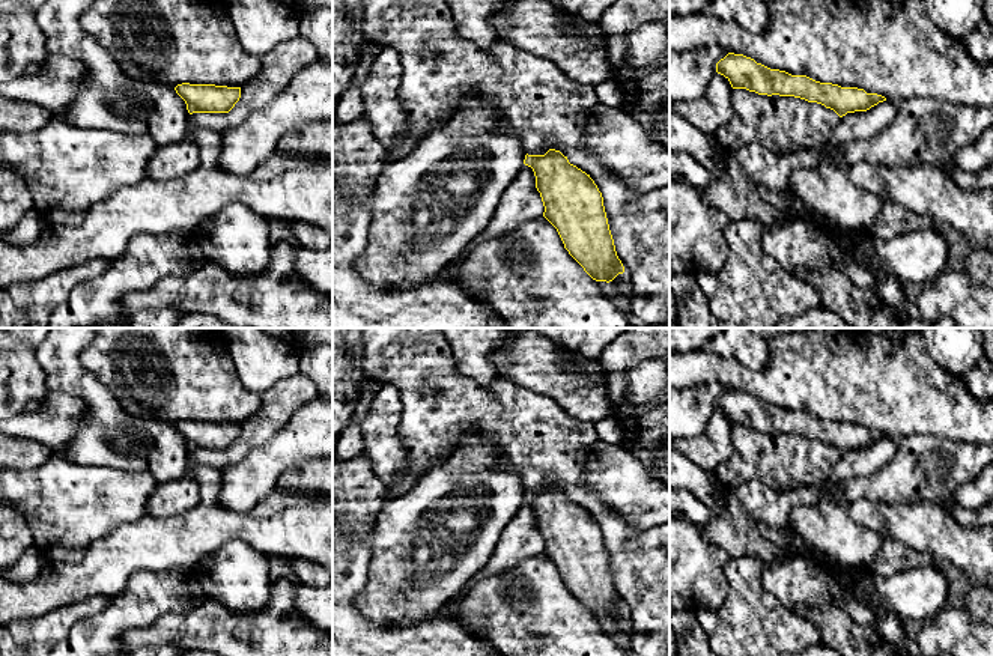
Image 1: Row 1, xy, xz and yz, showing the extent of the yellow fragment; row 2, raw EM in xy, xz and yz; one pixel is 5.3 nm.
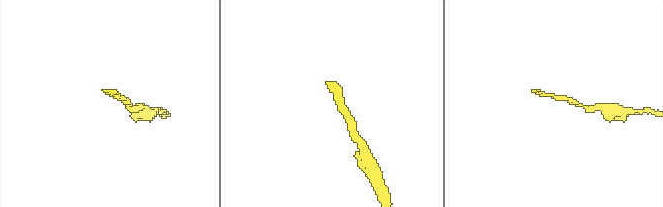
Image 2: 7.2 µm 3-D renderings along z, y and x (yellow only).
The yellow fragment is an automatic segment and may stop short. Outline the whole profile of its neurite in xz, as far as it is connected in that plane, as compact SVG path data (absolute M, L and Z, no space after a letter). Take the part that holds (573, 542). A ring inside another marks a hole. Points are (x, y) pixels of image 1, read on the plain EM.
M555 486L545 492L527 490L524 501L533 506L536 525L545 543L543 554L557 566L569 591L596 618L609 620L623 611L624 603L615 588L602 530L590 512L570 501L567 494Z

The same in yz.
M728 390L716 400L716 409L724 412L733 426L746 426L758 432L794 433L817 439L834 447L840 454L847 450L867 448L886 438L877 430L867 430L858 424L841 424L820 420L806 412L791 412L785 408L770 406L743 391Z

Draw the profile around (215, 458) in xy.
M305 375L287 376L262 394L262 408L250 420L241 423L241 435L229 450L193 450L187 459L187 475L190 466L206 463L217 469L224 469L239 462L250 451L268 442L292 415L307 402L320 397L316 384Z

